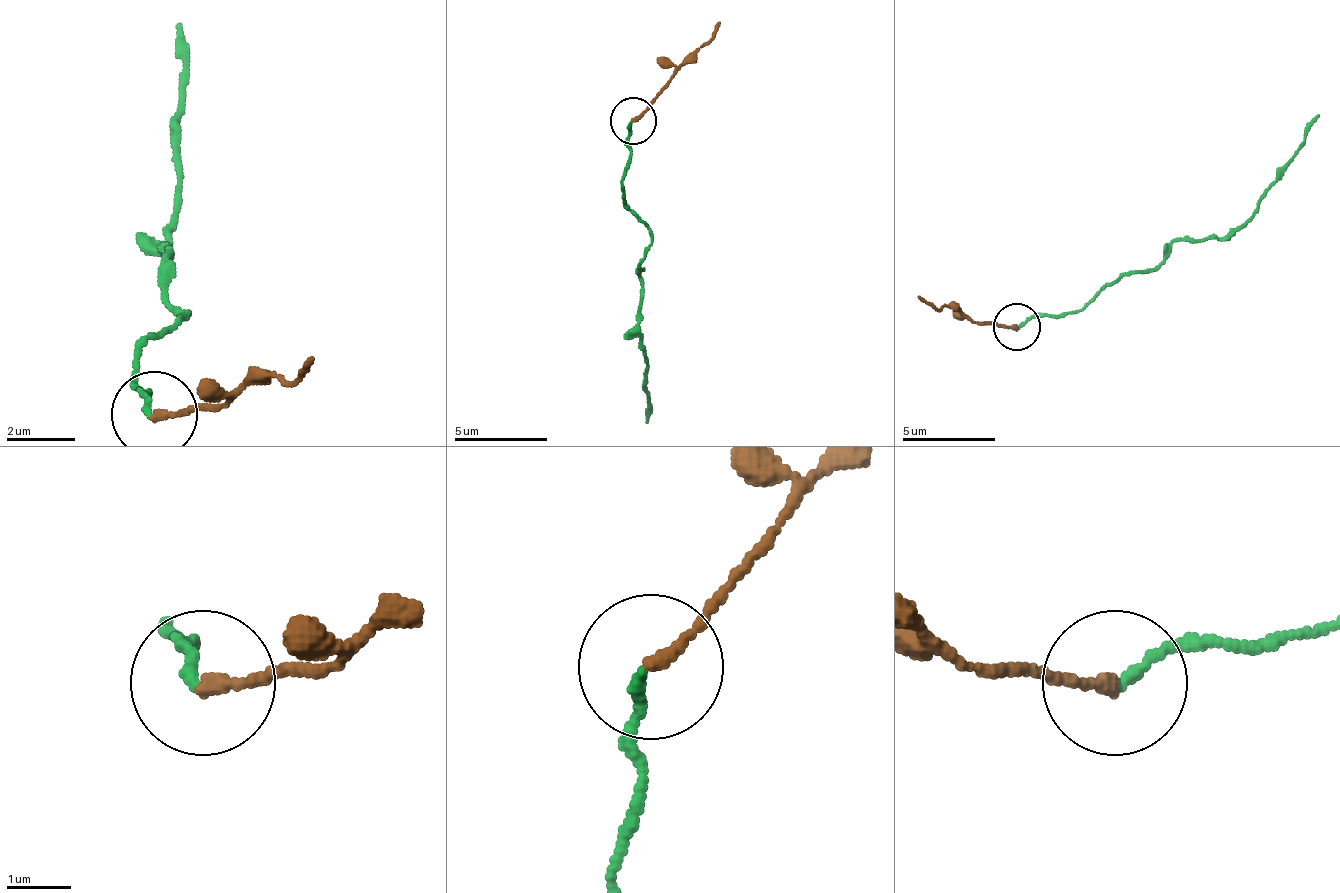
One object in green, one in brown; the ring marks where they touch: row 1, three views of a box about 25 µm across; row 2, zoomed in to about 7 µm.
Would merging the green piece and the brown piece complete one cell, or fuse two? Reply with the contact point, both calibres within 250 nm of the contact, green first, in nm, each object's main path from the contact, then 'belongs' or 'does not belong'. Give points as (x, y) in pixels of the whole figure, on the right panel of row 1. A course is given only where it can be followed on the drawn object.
place (1017, 327); calibres 170 and 200 nm; course green (1018, 328), (1083, 309), (1126, 272), (1154, 267), (1177, 239), (1228, 239), (1303, 141), (1317, 113); course brown (1018, 328), (971, 323), (920, 295); does not belong

